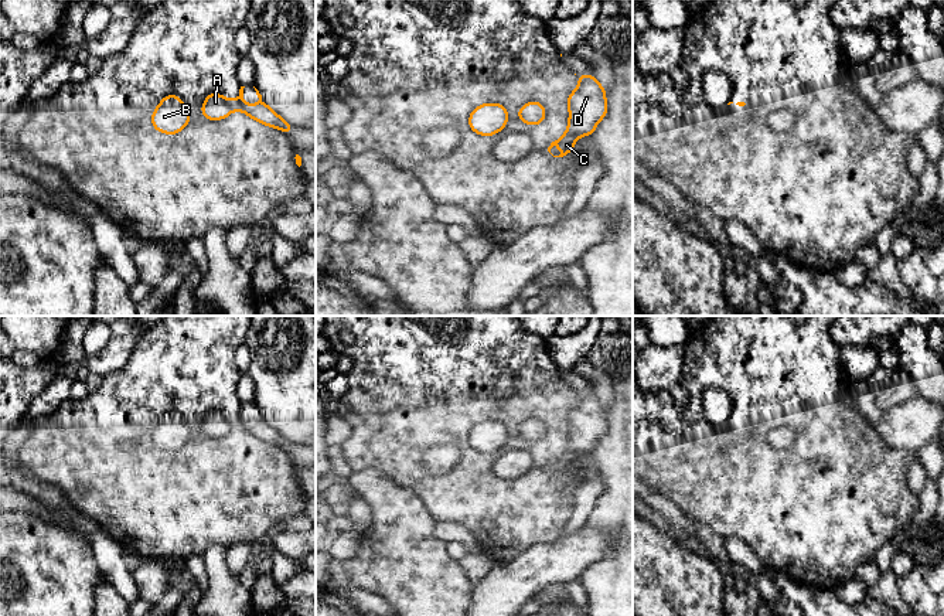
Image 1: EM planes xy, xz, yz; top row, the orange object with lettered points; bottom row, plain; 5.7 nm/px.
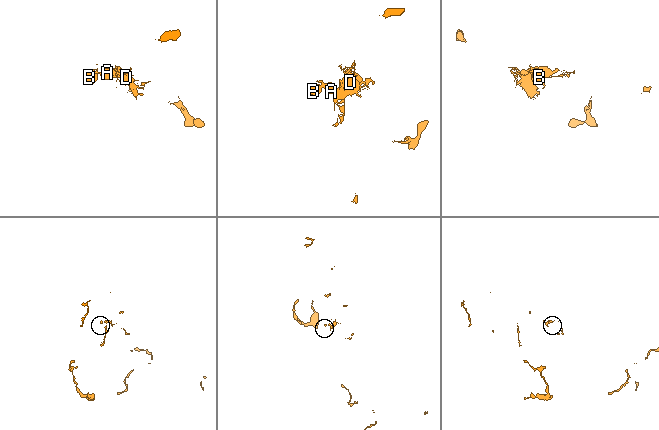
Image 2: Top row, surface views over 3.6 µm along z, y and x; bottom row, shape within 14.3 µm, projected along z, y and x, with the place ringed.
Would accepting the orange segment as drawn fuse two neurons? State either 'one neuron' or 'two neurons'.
one neuron

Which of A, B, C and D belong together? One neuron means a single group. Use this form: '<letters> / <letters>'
A B C D

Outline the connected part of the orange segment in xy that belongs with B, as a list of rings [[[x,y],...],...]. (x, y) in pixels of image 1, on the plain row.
[[[167,412],[151,430],[151,442],[160,450],[177,452],[191,436],[188,425],[178,412]]]

